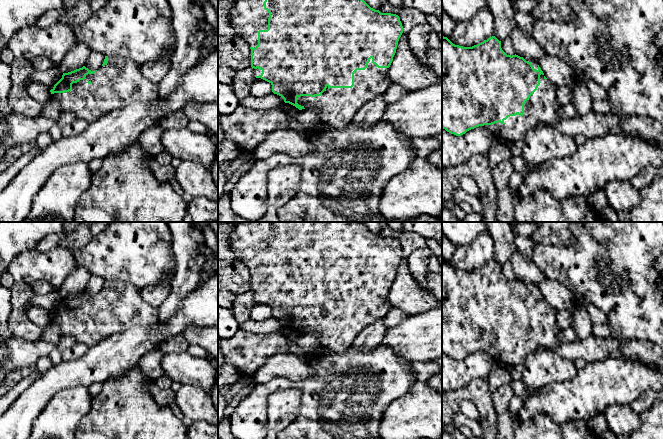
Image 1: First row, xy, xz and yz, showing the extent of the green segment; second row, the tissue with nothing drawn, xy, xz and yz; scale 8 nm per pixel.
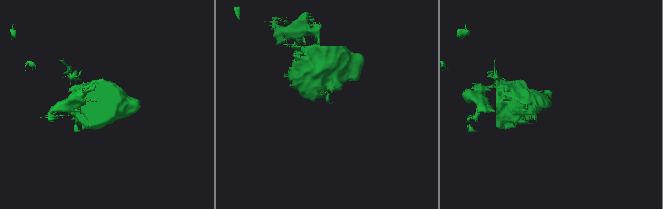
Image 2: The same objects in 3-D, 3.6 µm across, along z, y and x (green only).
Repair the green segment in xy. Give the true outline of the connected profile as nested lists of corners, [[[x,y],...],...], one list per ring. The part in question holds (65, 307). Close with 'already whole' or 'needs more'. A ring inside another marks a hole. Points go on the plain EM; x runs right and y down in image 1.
[[[105,280],[102,290],[96,295],[91,295],[83,290],[63,297],[62,302],[50,316],[51,320],[46,327],[58,329],[62,336],[74,337],[77,343],[84,344],[88,348],[114,333],[136,326],[156,328],[160,323],[158,308],[154,308],[144,301],[140,289],[135,285],[121,280]]] | needs more

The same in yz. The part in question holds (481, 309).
[[[442,260],[442,352],[451,358],[461,360],[471,353],[483,350],[493,358],[494,362],[501,366],[512,368],[518,365],[523,365],[529,354],[535,351],[538,347],[553,349],[562,344],[557,339],[557,335],[561,331],[557,324],[557,313],[558,311],[544,300],[543,295],[537,287],[528,286],[523,281],[516,278],[512,280],[507,279],[501,272],[501,265],[495,260],[472,271],[455,269],[447,261]]] | needs more

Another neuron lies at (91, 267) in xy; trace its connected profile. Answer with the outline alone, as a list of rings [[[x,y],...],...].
[[[110,222],[105,229],[84,247],[73,250],[77,267],[86,268],[104,280],[121,280],[138,289],[170,281],[175,273],[172,234],[167,222]]]

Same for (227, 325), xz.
[[[218,306],[218,336],[221,339],[232,337],[239,330],[239,323],[231,309]]]

